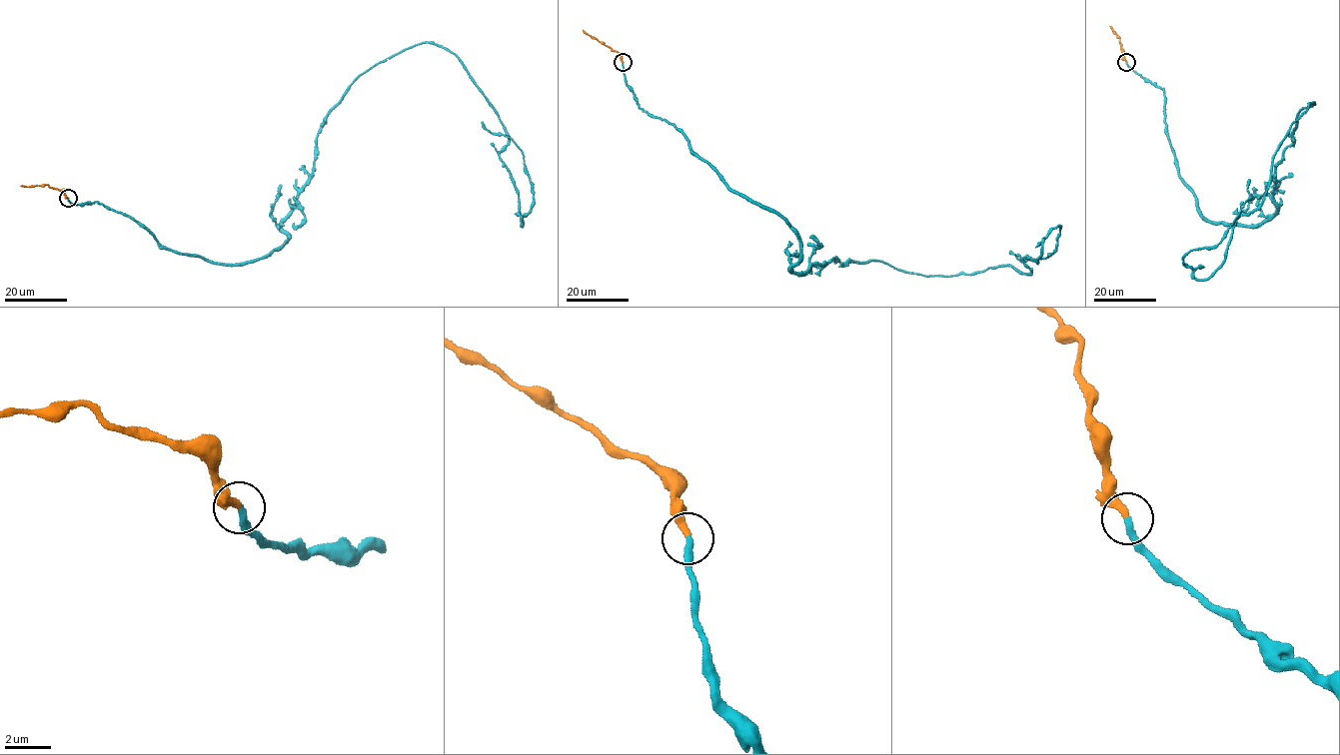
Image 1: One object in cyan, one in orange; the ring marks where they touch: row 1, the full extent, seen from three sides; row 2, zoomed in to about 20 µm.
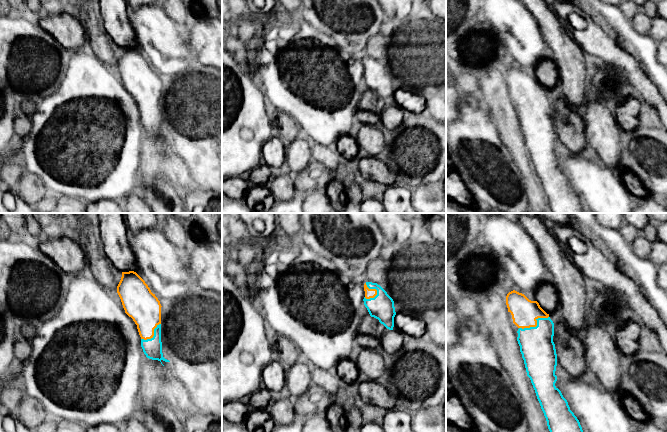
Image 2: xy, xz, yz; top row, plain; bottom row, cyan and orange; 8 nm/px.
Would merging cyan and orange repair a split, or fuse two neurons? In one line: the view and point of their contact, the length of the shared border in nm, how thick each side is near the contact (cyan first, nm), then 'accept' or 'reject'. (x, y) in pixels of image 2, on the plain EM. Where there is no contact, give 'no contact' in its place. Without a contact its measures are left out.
meets cyan in yz at (537, 101); contact 260 nm long; 280 nm thick on the cyan side, 220 nm on the other; accept

